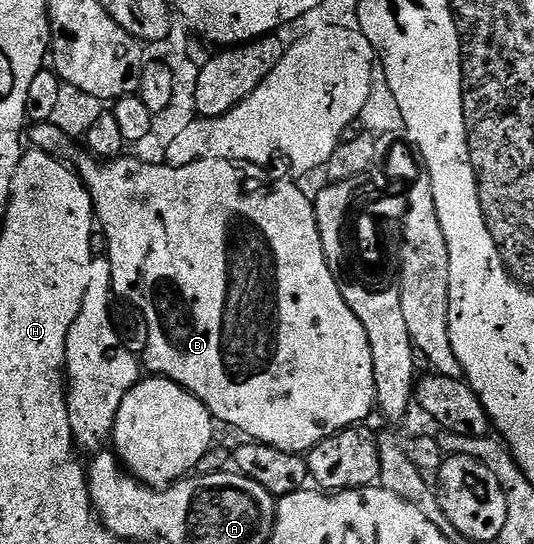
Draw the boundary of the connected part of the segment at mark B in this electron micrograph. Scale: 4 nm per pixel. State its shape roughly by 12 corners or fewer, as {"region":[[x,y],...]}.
{"region":[[75,161],[143,366],[304,455],[371,344],[304,189]]}

